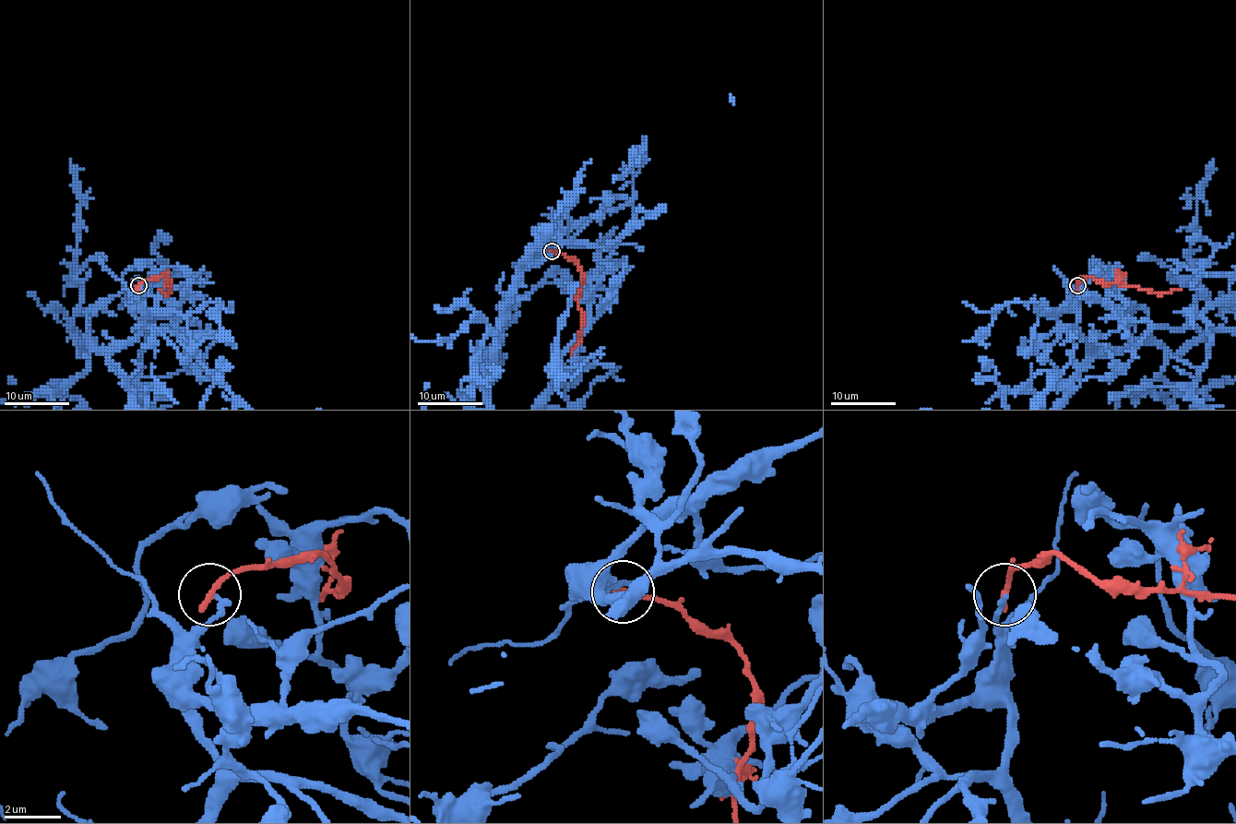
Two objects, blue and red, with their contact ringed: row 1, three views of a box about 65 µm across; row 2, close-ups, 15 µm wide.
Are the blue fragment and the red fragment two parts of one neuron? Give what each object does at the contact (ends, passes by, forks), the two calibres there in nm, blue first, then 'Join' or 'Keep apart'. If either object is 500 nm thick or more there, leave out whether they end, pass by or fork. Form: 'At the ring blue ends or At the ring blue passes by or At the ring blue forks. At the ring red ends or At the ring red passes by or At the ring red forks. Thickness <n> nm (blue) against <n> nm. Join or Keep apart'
At the ring blue ends. At the ring red ends. Thickness 200 nm (blue) against 240 nm. Keep apart

